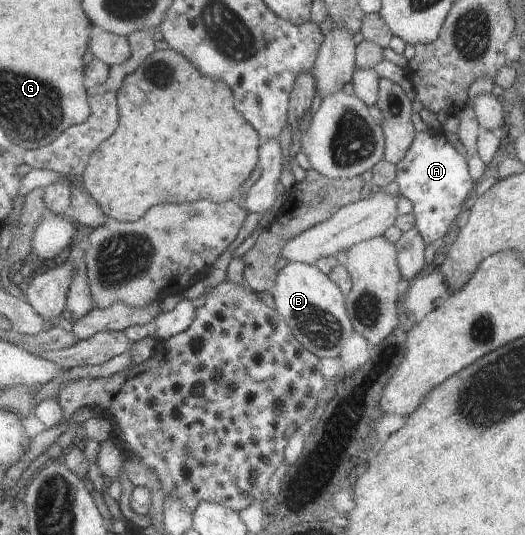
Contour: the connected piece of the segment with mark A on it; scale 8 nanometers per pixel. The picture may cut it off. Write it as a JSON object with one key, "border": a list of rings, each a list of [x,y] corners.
{"border":[[[415,132],[408,156],[398,164],[397,184],[399,193],[408,199],[414,216],[414,228],[420,233],[424,246],[438,245],[452,220],[456,218],[462,200],[475,183],[468,176],[466,160],[452,148],[444,136],[430,136],[426,132]]]}

